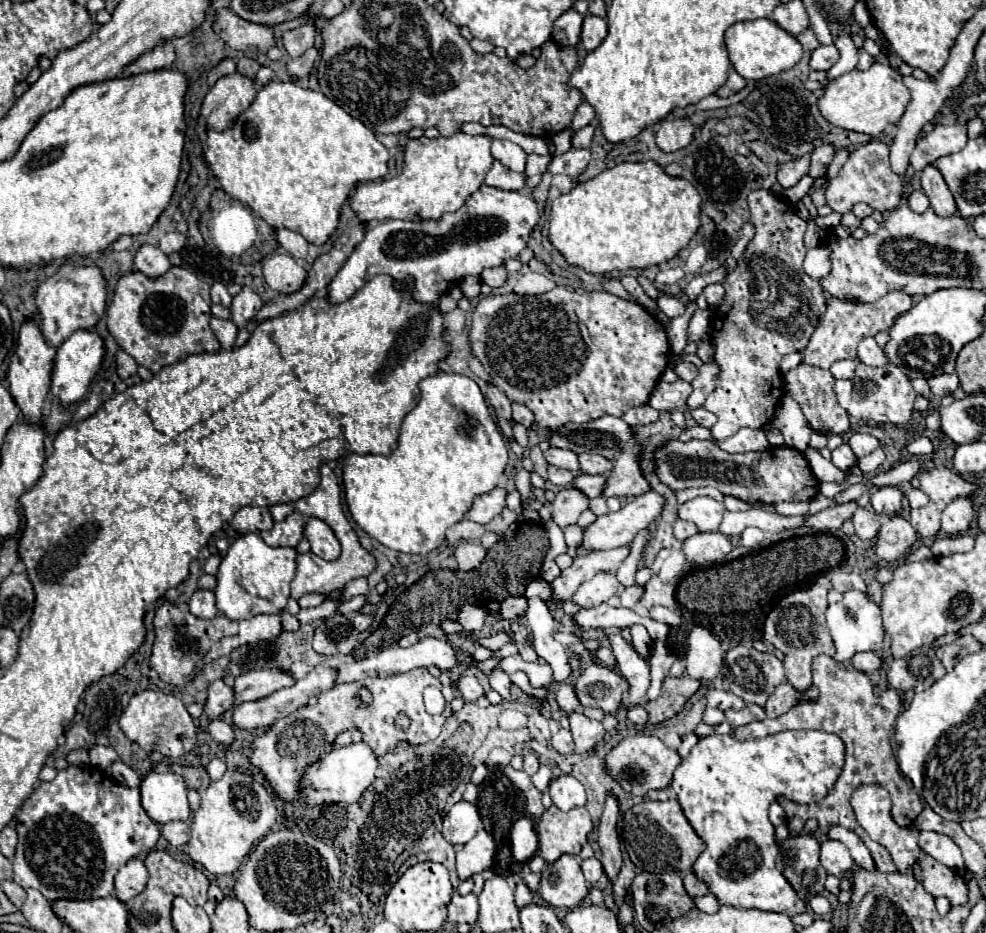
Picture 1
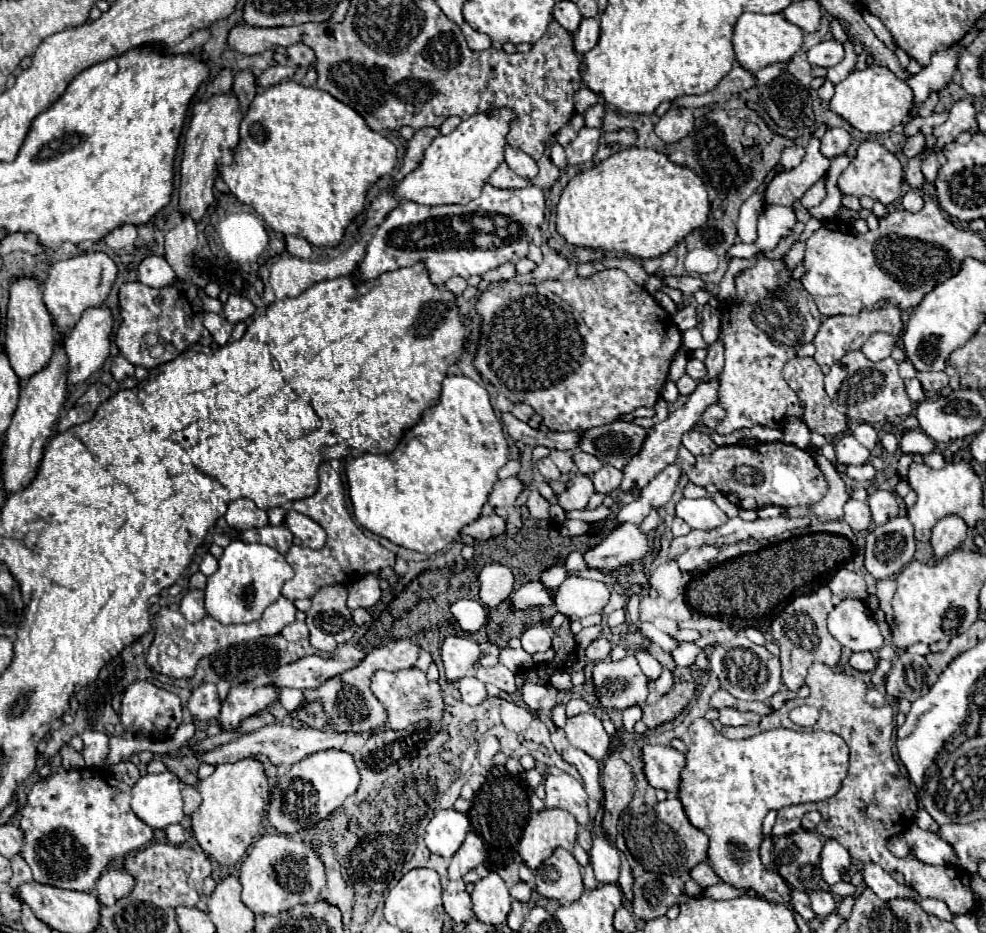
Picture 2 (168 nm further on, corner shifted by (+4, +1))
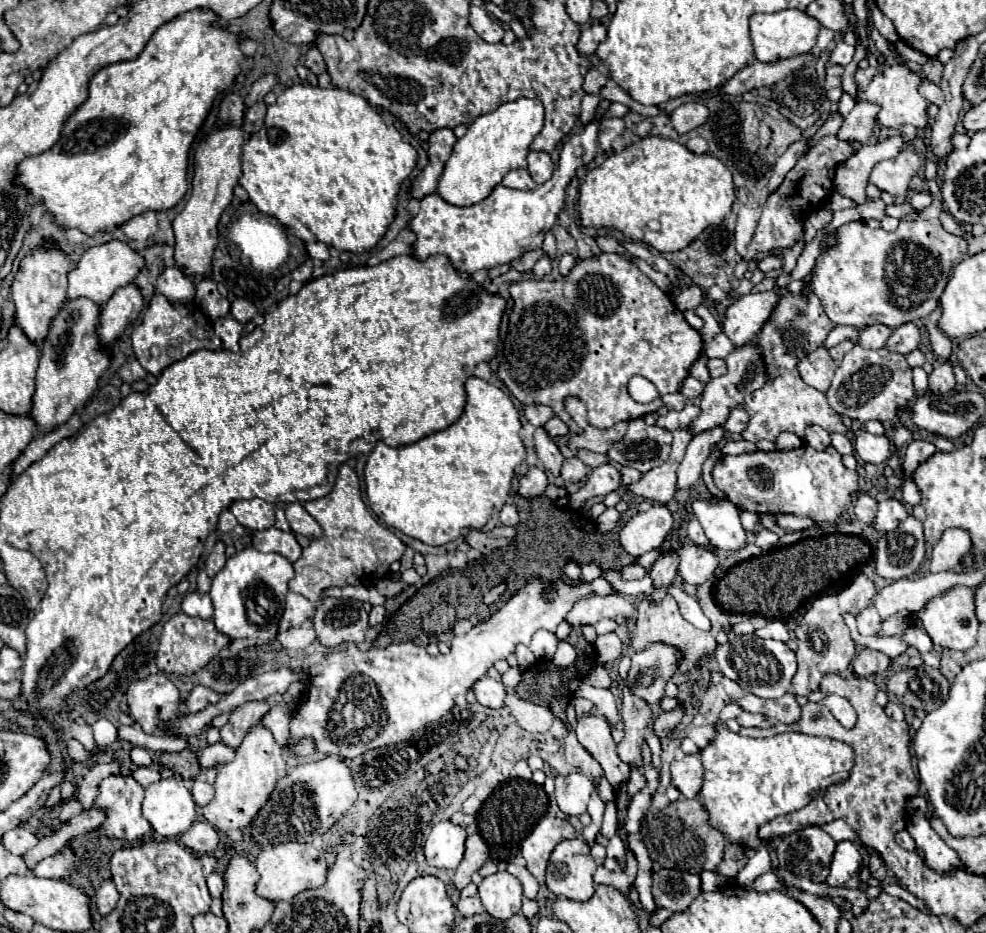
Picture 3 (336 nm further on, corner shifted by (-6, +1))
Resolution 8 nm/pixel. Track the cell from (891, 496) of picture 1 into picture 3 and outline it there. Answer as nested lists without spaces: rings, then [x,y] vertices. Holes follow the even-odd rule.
[[[889,497],[885,501],[879,503],[879,511],[875,515],[875,529],[881,531],[881,533],[889,533],[889,531],[895,531],[897,525],[901,521],[907,519],[907,509],[901,501],[897,501],[895,497]]]

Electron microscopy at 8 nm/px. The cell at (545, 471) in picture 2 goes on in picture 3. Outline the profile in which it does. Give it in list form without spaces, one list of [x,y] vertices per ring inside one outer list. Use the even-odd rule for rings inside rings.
[[[541,427],[535,431],[535,451],[537,451],[537,457],[543,465],[543,469],[547,469],[555,477],[559,477],[561,465],[563,465],[563,455],[559,453],[559,447],[551,441],[547,431]]]

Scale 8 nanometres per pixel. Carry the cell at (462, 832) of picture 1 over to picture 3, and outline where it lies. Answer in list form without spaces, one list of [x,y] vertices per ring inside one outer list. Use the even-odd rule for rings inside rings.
[[[451,819],[435,823],[425,843],[425,857],[429,865],[453,871],[463,859],[465,839],[467,829],[463,825],[457,825]]]

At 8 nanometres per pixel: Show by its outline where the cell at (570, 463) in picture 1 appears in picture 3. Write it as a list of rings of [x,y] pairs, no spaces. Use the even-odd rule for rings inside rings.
[[[577,457],[565,459],[563,469],[561,469],[561,477],[567,479],[567,481],[581,481],[581,479],[587,477],[587,473],[589,473],[589,467]]]

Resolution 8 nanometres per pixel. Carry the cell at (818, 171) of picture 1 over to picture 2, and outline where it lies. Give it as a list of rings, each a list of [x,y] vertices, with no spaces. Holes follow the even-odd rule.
[[[827,129],[827,133],[821,139],[821,153],[829,159],[845,153],[849,149],[849,145],[853,143],[853,137],[845,131],[845,129]]]

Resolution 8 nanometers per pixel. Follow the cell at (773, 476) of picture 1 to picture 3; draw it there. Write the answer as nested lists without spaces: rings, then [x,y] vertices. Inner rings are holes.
[[[799,447],[789,451],[753,451],[743,455],[725,455],[713,467],[713,481],[741,511],[773,515],[793,513],[811,517],[817,523],[835,521],[851,505],[851,493],[857,491],[857,471],[849,471],[841,463],[841,455],[833,447],[827,447],[823,451],[815,451],[813,447]]]

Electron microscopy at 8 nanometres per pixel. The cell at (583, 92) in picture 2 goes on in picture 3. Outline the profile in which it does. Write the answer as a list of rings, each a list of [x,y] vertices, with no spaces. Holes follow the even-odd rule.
[[[591,69],[585,77],[585,83],[583,83],[583,89],[585,93],[593,93],[593,95],[599,95],[601,87],[605,85],[605,77],[597,71],[597,69]]]

